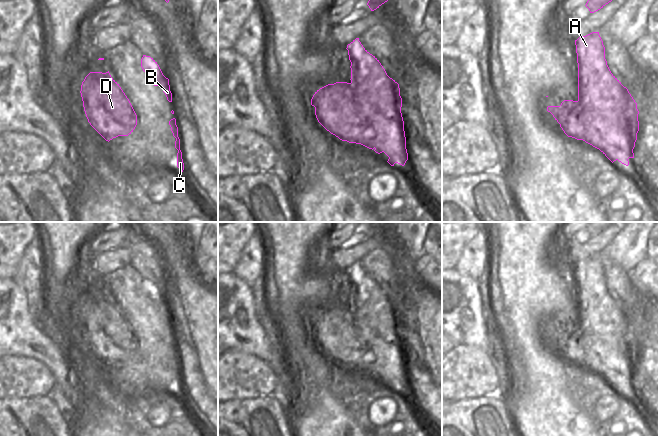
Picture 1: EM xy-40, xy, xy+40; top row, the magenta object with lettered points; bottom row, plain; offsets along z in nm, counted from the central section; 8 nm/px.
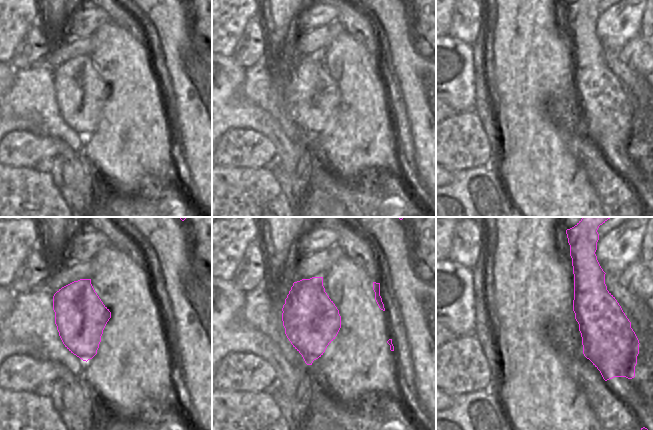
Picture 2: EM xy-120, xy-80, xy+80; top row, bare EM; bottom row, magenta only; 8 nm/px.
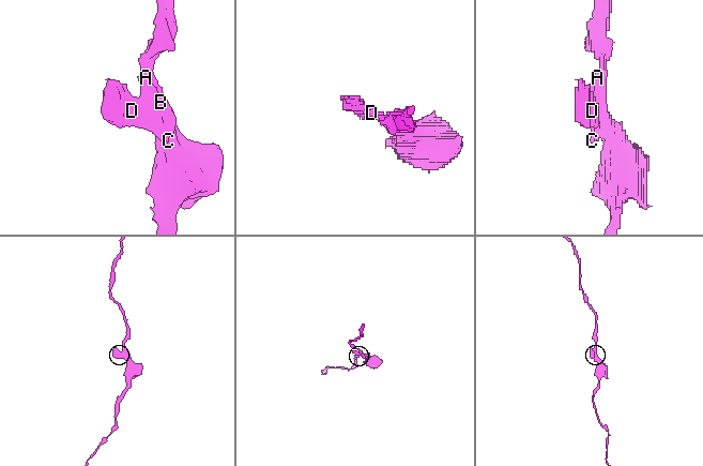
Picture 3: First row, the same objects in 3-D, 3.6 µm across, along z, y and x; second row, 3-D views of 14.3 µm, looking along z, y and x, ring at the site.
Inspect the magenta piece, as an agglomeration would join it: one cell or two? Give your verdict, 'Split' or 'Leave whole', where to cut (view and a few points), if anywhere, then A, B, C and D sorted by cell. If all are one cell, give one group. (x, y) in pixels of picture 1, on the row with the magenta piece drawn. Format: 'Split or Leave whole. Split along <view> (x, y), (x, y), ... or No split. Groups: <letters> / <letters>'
Split. Split along xy (351, 82), (354, 85), (354, 100), (368, 125), (361, 143). Groups: A B C / D

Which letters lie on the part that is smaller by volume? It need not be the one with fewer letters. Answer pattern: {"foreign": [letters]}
{"foreign": ["D"]}

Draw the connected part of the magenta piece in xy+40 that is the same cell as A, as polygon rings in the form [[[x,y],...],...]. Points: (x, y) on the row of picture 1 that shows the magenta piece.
[[[599,32],[580,36],[575,40],[578,63],[578,102],[583,107],[585,127],[587,129],[586,143],[599,149],[612,163],[616,160],[628,166],[629,158],[634,158],[633,149],[639,131],[637,103],[621,82],[611,73],[605,59],[605,47]]]

